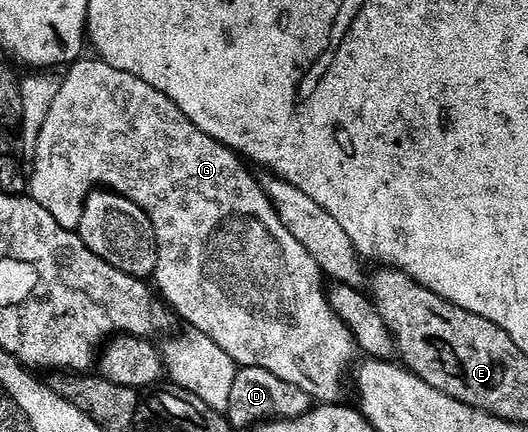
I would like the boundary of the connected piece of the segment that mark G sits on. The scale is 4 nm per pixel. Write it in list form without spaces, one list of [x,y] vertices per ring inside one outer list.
[[[81,59],[67,66],[62,91],[54,98],[54,103],[50,107],[50,115],[46,115],[46,123],[42,123],[42,131],[35,137],[34,145],[36,145],[36,166],[31,166],[30,169],[30,196],[33,201],[46,207],[61,227],[73,231],[79,230],[84,202],[93,193],[95,185],[127,197],[135,205],[146,210],[148,218],[156,227],[156,240],[160,250],[158,251],[158,267],[154,274],[154,285],[159,296],[179,316],[181,313],[192,324],[189,326],[195,332],[205,333],[207,337],[214,339],[214,343],[218,343],[218,347],[222,347],[222,351],[226,351],[226,355],[230,355],[230,359],[234,359],[237,366],[262,367],[266,371],[278,375],[278,379],[286,379],[286,383],[294,383],[296,387],[309,393],[313,402],[336,403],[343,398],[340,396],[344,393],[344,380],[347,377],[349,380],[350,370],[357,360],[356,338],[348,329],[347,323],[336,314],[334,307],[328,302],[326,284],[324,285],[324,281],[326,282],[324,270],[308,254],[308,249],[302,247],[302,243],[298,243],[298,239],[294,239],[294,235],[290,235],[286,223],[282,223],[275,205],[268,198],[263,184],[258,180],[258,177],[256,181],[255,175],[247,169],[249,166],[242,160],[241,154],[203,133],[169,97],[162,95],[162,91],[150,87],[150,83],[130,75],[124,69],[115,69],[110,63],[99,59],[93,59],[93,61]]]

